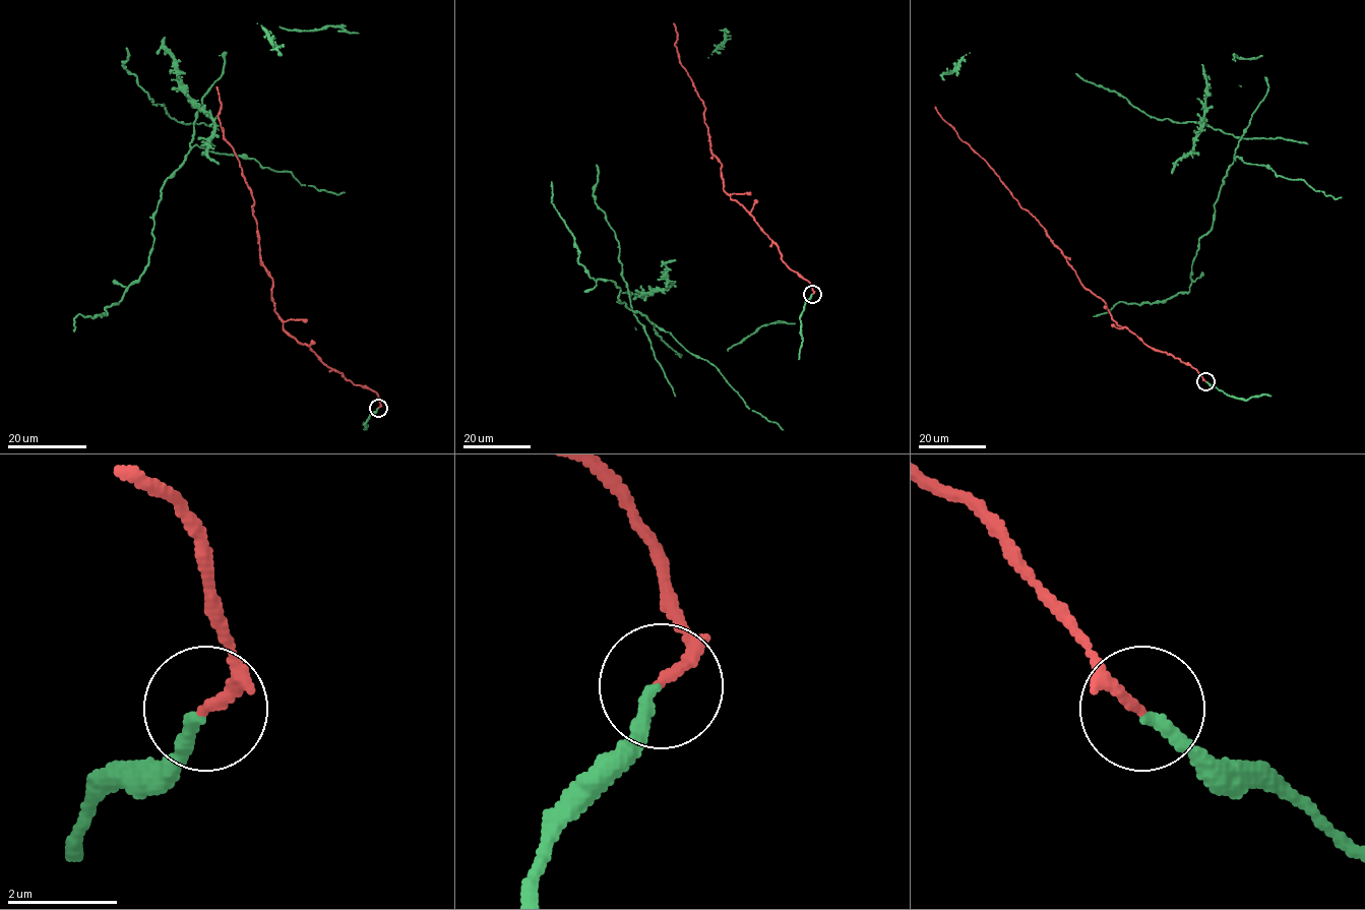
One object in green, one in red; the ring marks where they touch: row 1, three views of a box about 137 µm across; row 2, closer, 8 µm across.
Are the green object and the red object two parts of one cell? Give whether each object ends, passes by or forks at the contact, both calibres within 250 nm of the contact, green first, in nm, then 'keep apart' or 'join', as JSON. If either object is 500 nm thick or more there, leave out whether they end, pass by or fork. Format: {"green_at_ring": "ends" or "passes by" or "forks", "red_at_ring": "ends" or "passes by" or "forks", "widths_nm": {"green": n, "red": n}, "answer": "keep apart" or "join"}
{"green_at_ring": "ends", "red_at_ring": "ends", "widths_nm": {"green": 220, "red": 200}, "answer": "join"}

